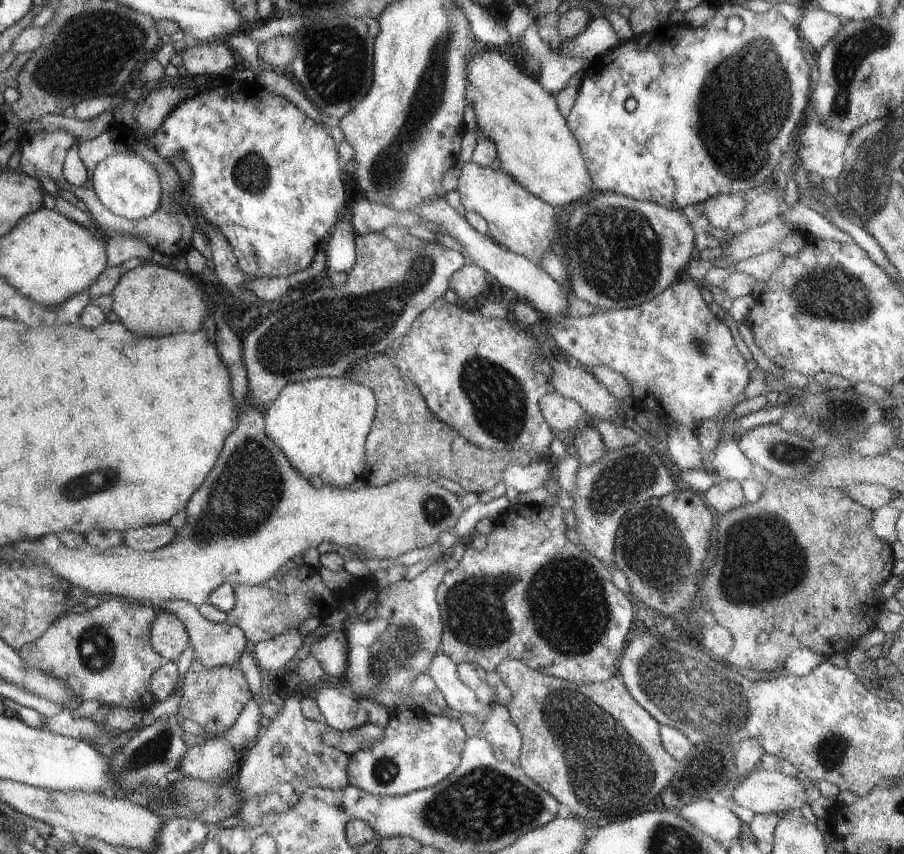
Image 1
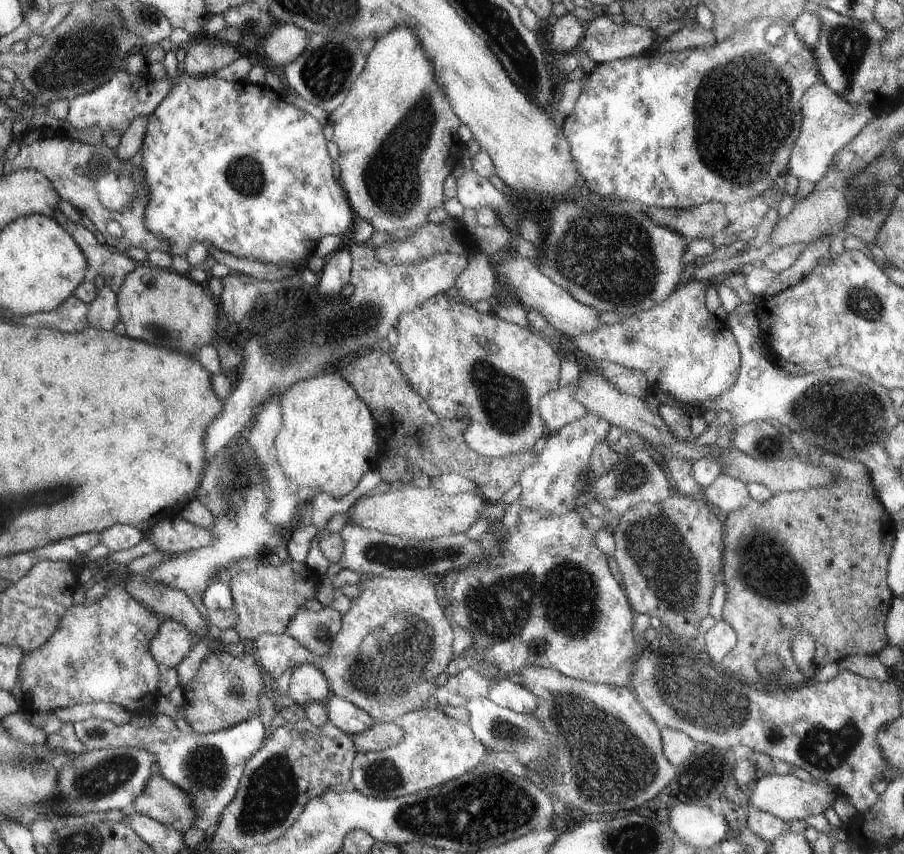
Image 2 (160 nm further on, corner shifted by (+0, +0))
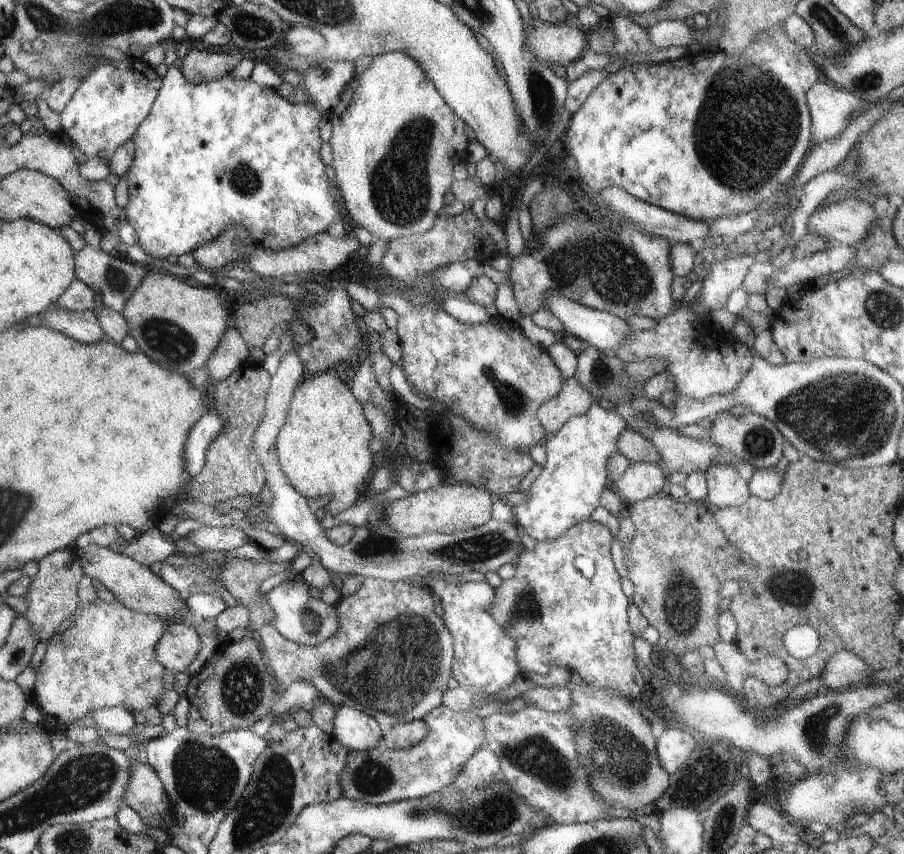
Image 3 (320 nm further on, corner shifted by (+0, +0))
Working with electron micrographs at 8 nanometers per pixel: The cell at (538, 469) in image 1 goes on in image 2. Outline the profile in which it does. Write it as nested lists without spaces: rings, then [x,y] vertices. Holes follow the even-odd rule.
[[[585,413],[581,418],[564,424],[559,430],[548,434],[547,441],[538,454],[538,459],[533,466],[522,470],[517,477],[521,487],[518,496],[518,508],[521,512],[525,509],[539,511],[540,515],[561,516],[578,504],[577,496],[588,486],[579,482],[579,474],[588,473],[588,462],[592,448],[604,440],[606,432],[612,426],[602,418],[591,413]]]

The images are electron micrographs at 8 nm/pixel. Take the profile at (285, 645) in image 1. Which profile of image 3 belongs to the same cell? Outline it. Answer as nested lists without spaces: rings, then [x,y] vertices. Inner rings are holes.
[[[364,577],[353,594],[340,597],[334,605],[337,630],[317,646],[286,640],[272,624],[263,624],[255,633],[272,679],[278,688],[295,680],[309,682],[322,700],[336,708],[346,705],[373,718],[382,729],[395,724],[418,720],[440,705],[443,690],[451,676],[453,638],[443,624],[443,617],[434,612],[436,599],[422,583],[385,581]]]

